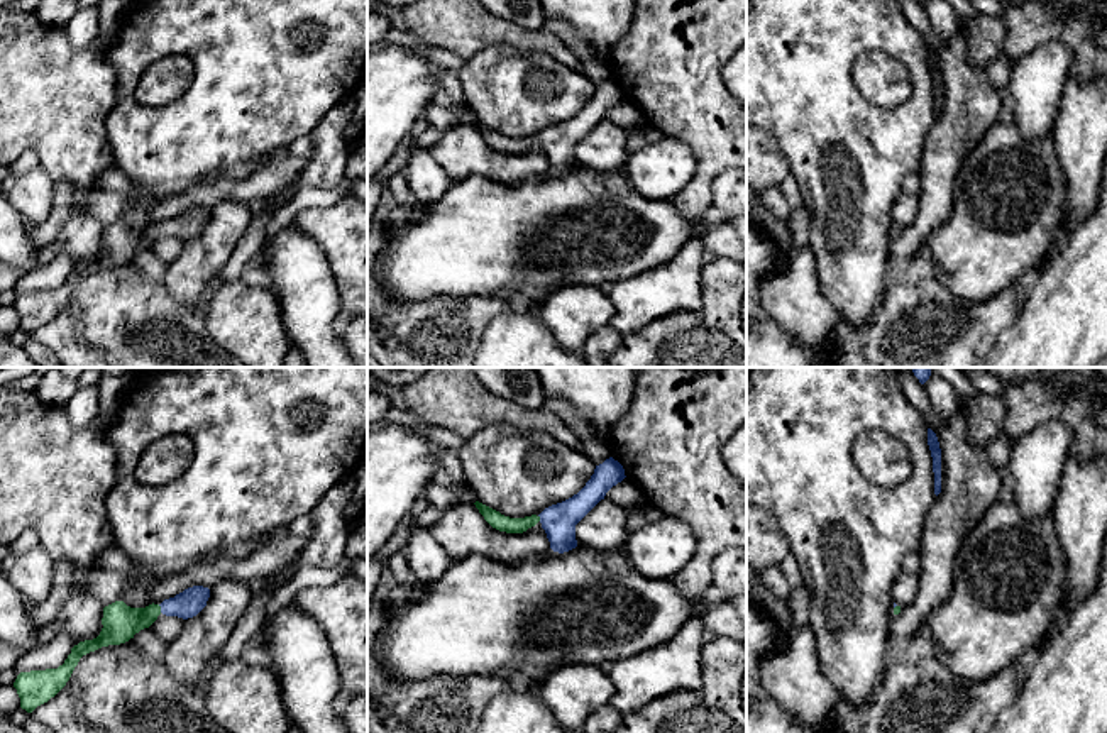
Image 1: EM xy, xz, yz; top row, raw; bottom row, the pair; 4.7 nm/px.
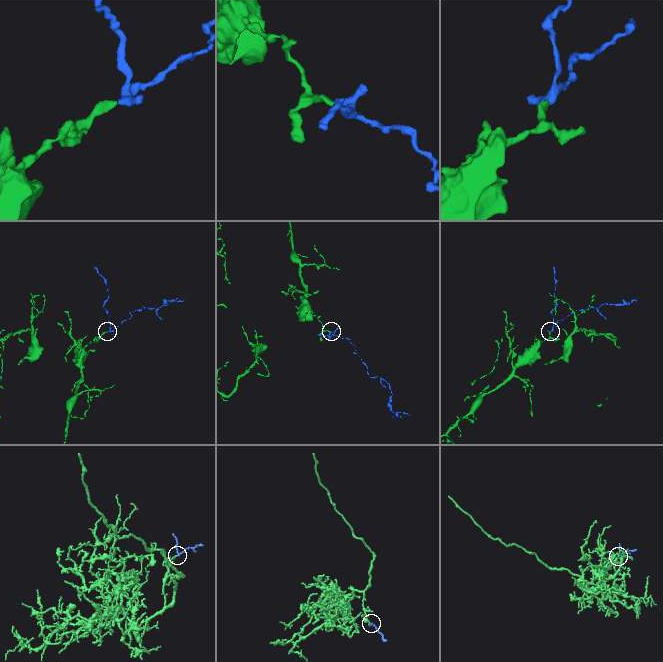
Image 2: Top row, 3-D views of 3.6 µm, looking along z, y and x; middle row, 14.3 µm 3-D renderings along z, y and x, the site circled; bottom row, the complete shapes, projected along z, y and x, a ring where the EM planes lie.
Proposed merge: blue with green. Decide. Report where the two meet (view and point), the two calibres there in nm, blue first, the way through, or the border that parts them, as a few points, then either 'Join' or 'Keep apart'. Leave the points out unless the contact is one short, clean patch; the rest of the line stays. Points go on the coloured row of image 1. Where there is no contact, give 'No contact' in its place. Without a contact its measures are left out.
Touches blue at xy (161, 608). Thickness 130 nm (blue) against 170 nm. Path across: xy (188, 603), (161, 608), (146, 617), (121, 622). Join

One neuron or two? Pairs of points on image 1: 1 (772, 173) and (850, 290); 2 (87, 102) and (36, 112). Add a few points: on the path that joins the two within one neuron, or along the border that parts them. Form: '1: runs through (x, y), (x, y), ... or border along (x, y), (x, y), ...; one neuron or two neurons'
1: border along (772, 137), (791, 173); two neurons
2: runs through (75, 102), (48, 102); one neuron

